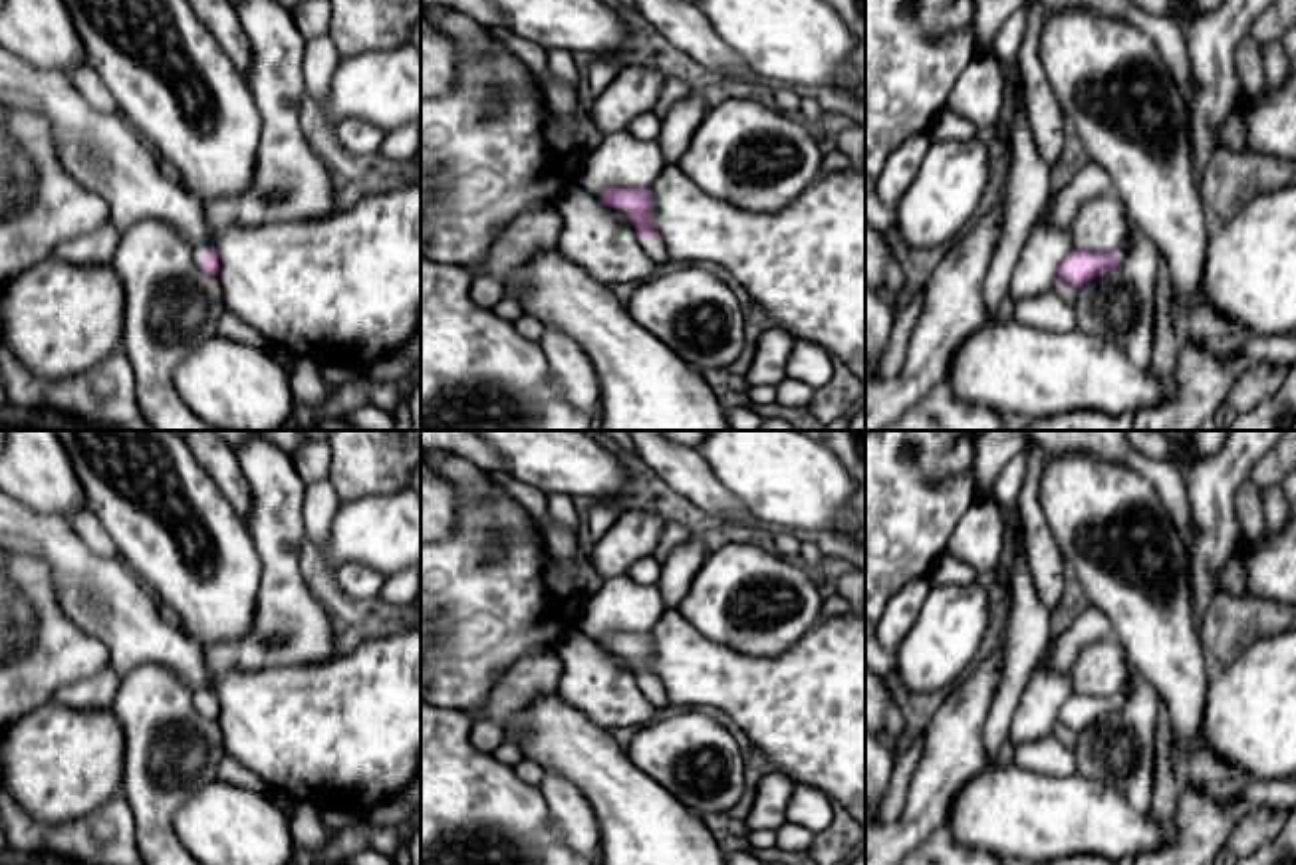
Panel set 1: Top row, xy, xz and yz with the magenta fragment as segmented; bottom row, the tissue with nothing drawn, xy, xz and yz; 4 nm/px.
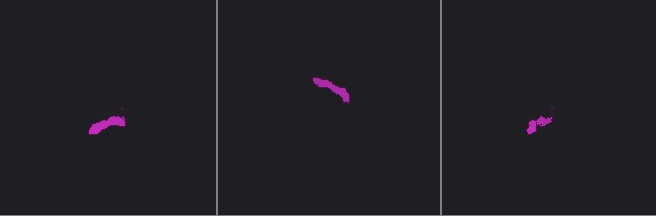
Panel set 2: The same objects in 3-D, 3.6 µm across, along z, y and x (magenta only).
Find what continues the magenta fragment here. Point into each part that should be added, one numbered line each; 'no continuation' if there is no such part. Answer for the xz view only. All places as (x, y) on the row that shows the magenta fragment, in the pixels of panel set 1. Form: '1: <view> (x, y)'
1: xz (655, 250)

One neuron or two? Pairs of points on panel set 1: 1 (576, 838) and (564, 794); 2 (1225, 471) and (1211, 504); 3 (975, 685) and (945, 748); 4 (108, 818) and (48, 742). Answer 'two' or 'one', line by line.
1: one
2: one
3: one
4: two

